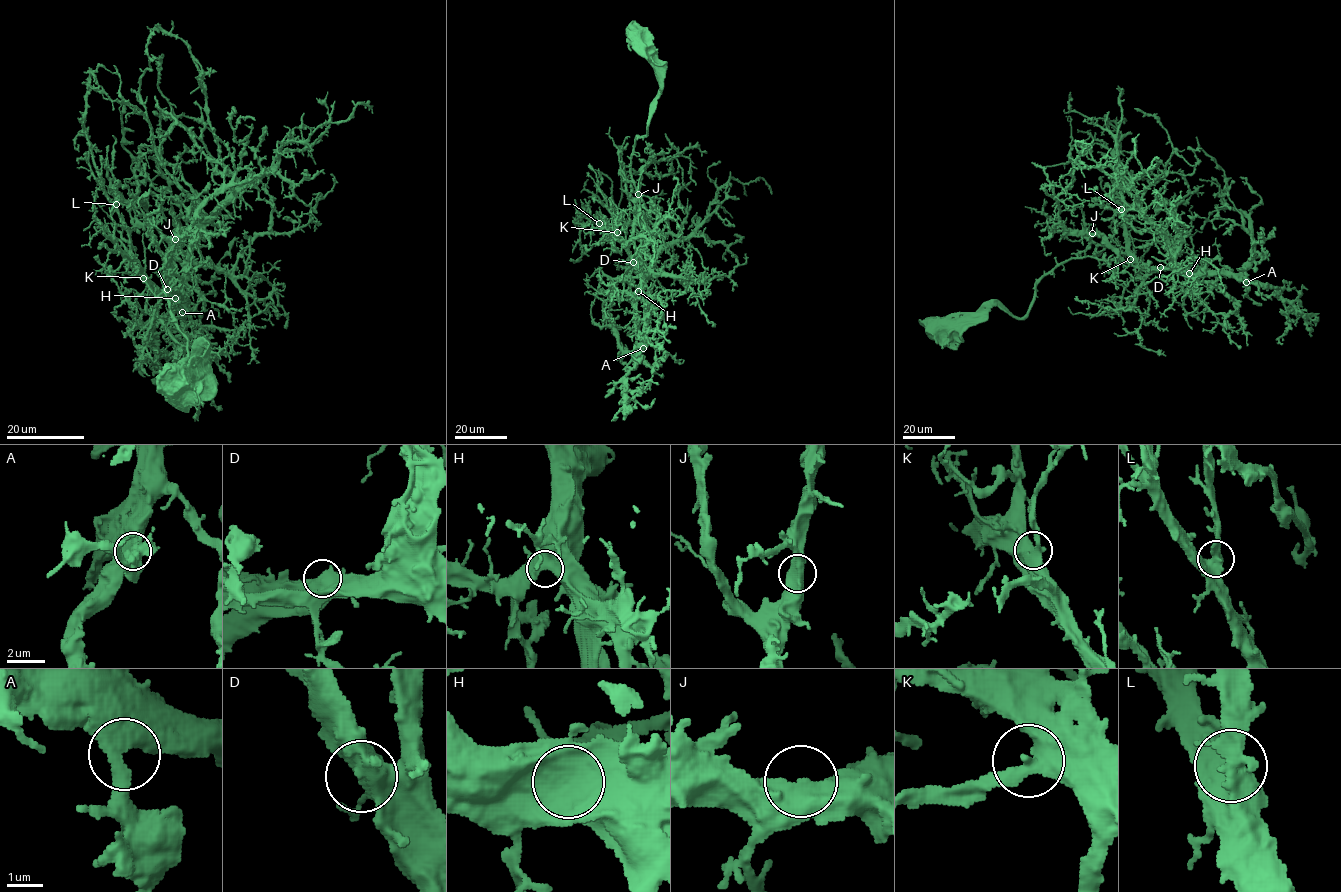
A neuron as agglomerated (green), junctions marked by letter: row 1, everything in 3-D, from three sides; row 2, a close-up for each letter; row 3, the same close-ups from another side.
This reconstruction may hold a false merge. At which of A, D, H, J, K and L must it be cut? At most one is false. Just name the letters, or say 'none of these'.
none of these

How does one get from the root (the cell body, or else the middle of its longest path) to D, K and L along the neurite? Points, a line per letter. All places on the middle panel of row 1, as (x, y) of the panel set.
D: (638, 37), (650, 48), (661, 93), (631, 159), (632, 182), (643, 201), (634, 228), (633, 262)
K: (638, 37), (650, 48), (661, 93), (631, 159), (632, 182), (643, 201), (634, 228), (635, 261), (617, 232)
L: (638, 37), (650, 48), (661, 93), (631, 159), (643, 201), (634, 228), (635, 261), (599, 223)

